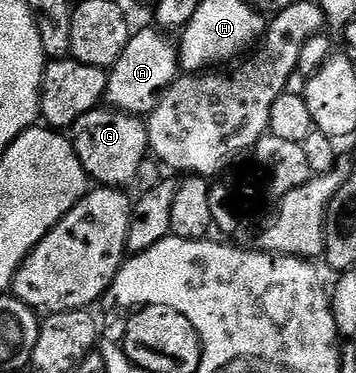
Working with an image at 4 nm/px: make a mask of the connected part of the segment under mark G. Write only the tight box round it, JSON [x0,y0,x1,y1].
[72,109,150,189]

